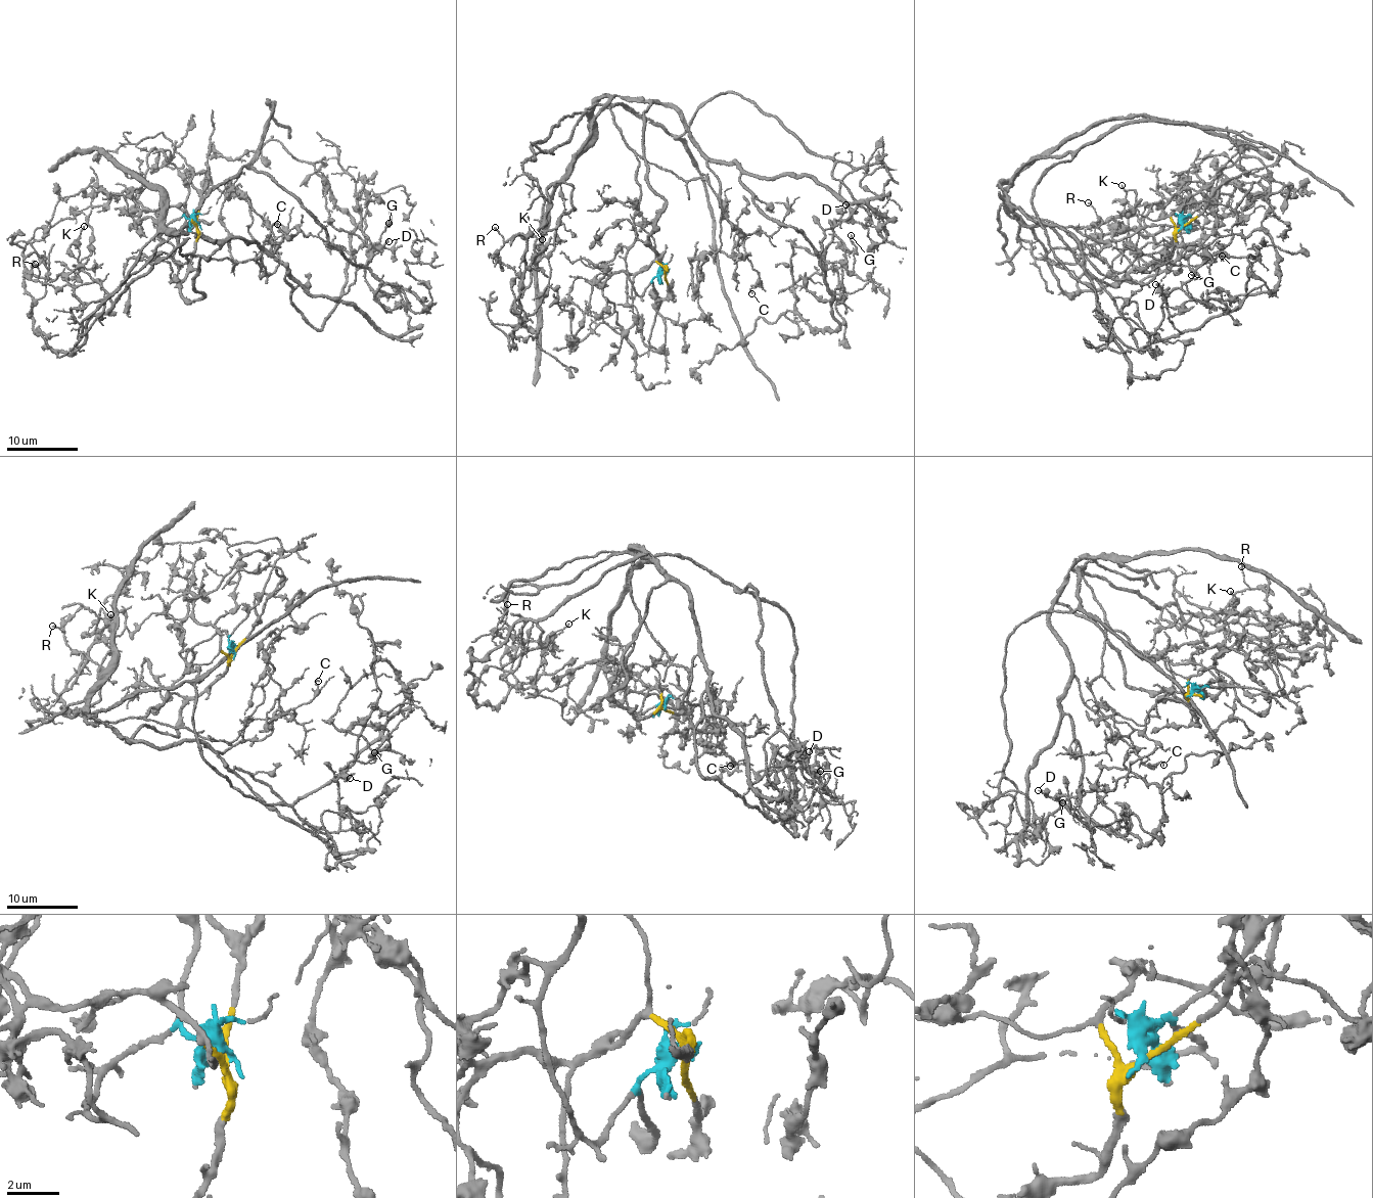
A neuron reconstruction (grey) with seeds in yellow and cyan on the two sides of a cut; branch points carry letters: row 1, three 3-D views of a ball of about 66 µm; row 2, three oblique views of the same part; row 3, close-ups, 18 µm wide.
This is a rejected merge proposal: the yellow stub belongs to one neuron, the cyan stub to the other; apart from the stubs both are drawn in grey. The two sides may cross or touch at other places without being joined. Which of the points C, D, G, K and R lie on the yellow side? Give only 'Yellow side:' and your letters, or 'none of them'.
Yellow side: D, G, K, R

